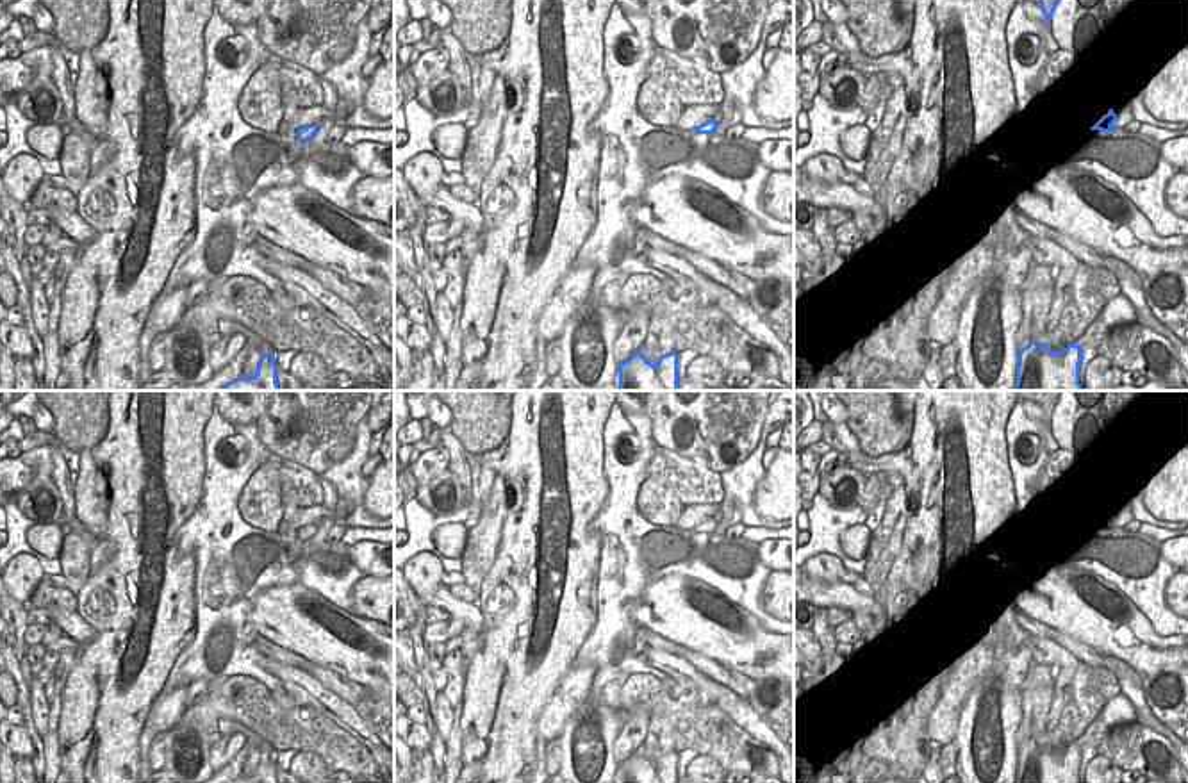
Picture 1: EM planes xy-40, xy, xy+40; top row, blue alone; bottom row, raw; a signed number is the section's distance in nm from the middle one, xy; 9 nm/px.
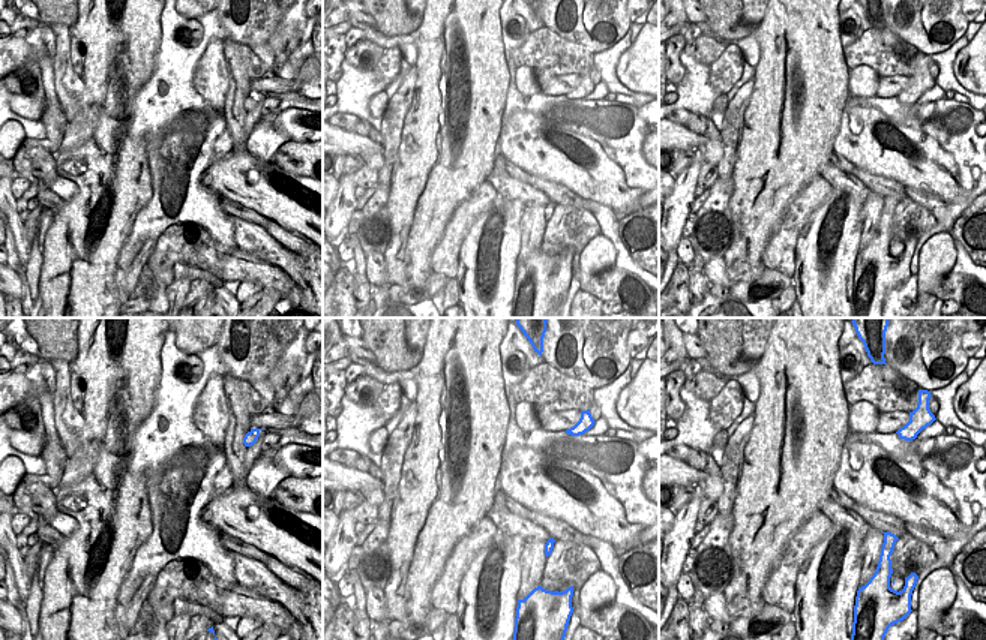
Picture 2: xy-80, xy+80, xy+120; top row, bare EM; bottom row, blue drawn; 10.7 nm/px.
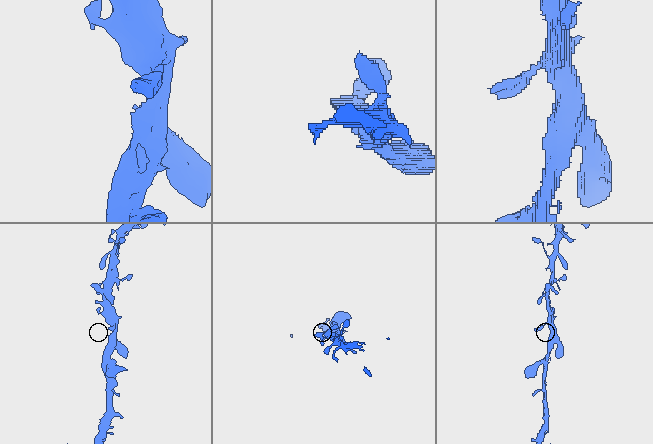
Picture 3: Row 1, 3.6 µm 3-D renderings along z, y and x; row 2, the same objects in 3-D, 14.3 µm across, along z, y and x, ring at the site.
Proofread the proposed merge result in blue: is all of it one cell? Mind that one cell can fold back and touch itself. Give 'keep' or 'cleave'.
keep

